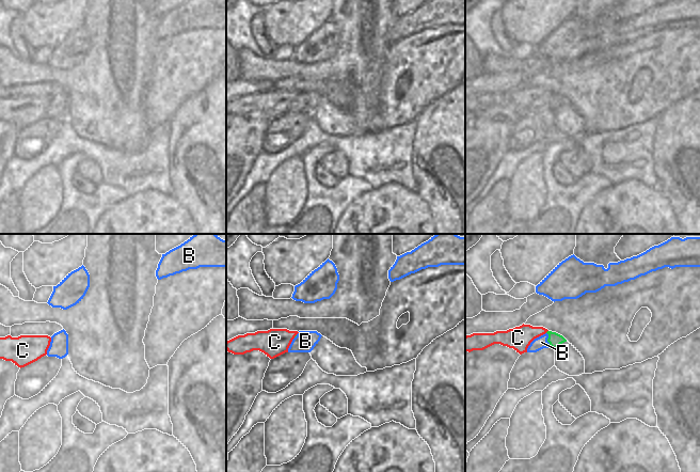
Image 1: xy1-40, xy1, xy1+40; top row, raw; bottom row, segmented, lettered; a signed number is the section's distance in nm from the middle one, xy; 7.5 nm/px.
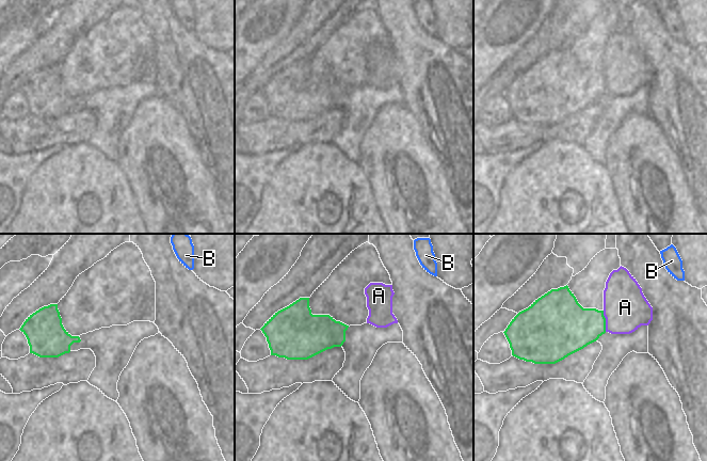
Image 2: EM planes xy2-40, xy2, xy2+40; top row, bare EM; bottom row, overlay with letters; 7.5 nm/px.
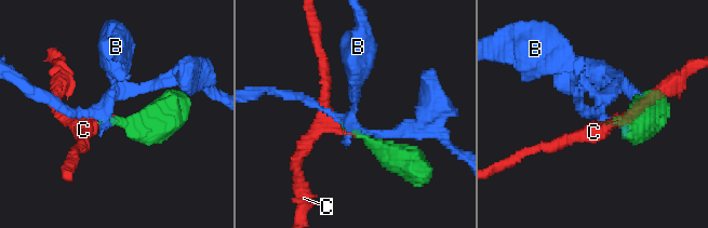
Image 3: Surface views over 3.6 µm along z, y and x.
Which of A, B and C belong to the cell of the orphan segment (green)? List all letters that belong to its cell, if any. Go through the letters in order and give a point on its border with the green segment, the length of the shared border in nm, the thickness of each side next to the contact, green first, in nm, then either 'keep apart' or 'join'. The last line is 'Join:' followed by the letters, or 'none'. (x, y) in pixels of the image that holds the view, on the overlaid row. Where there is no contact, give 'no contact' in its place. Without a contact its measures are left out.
A: xy2+40 (605, 321) | 160 nm | 340/340 nm | keep apart
B: xy1+40 (547, 340) | 130 nm | 100/90 nm | keep apart
C: no contact | join
Join: C

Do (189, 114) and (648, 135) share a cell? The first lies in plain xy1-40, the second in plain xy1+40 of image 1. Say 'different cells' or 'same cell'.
different cells

